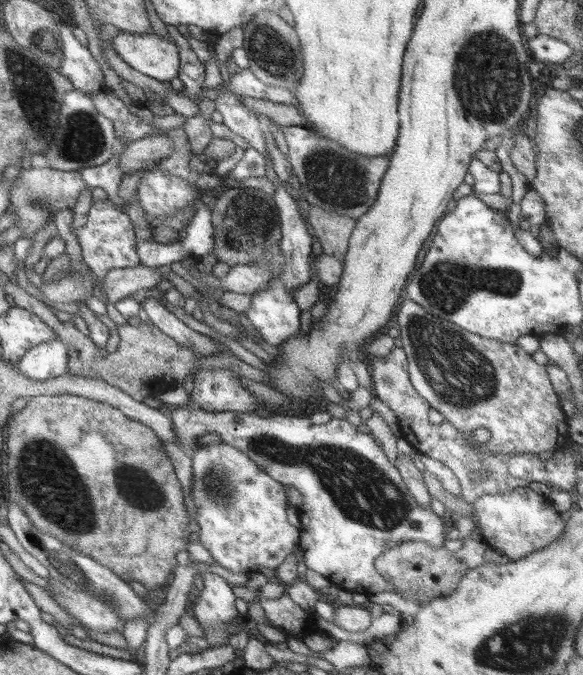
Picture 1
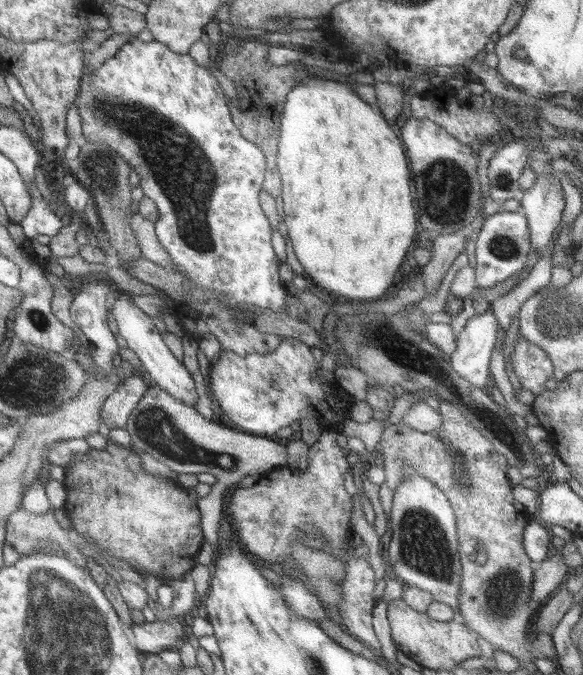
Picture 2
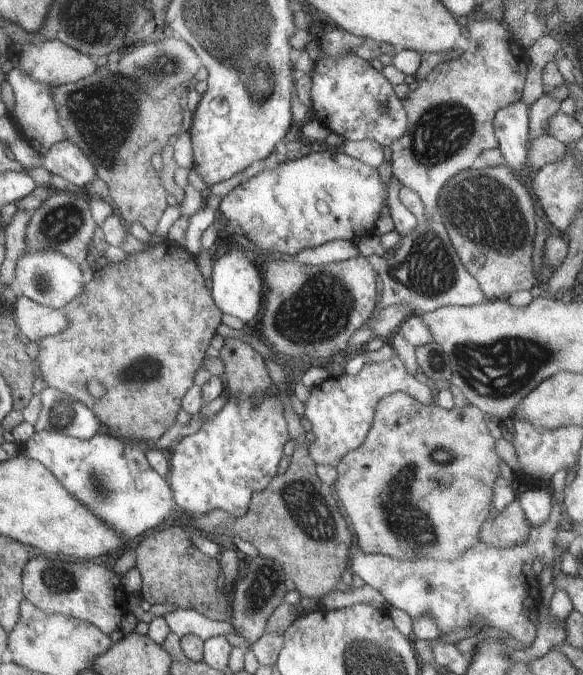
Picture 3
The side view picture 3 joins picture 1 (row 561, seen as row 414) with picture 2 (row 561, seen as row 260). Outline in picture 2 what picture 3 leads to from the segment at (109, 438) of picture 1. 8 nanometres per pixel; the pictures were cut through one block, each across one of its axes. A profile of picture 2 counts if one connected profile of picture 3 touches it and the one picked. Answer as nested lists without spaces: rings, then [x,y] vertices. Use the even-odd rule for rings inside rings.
[[[108,441],[103,449],[90,448],[87,453],[70,461],[63,485],[67,492],[63,510],[71,520],[73,529],[87,540],[95,542],[106,554],[128,562],[138,573],[152,574],[163,582],[183,578],[194,568],[196,554],[204,542],[198,508],[180,482],[149,473],[143,467],[141,456],[132,447]]]

